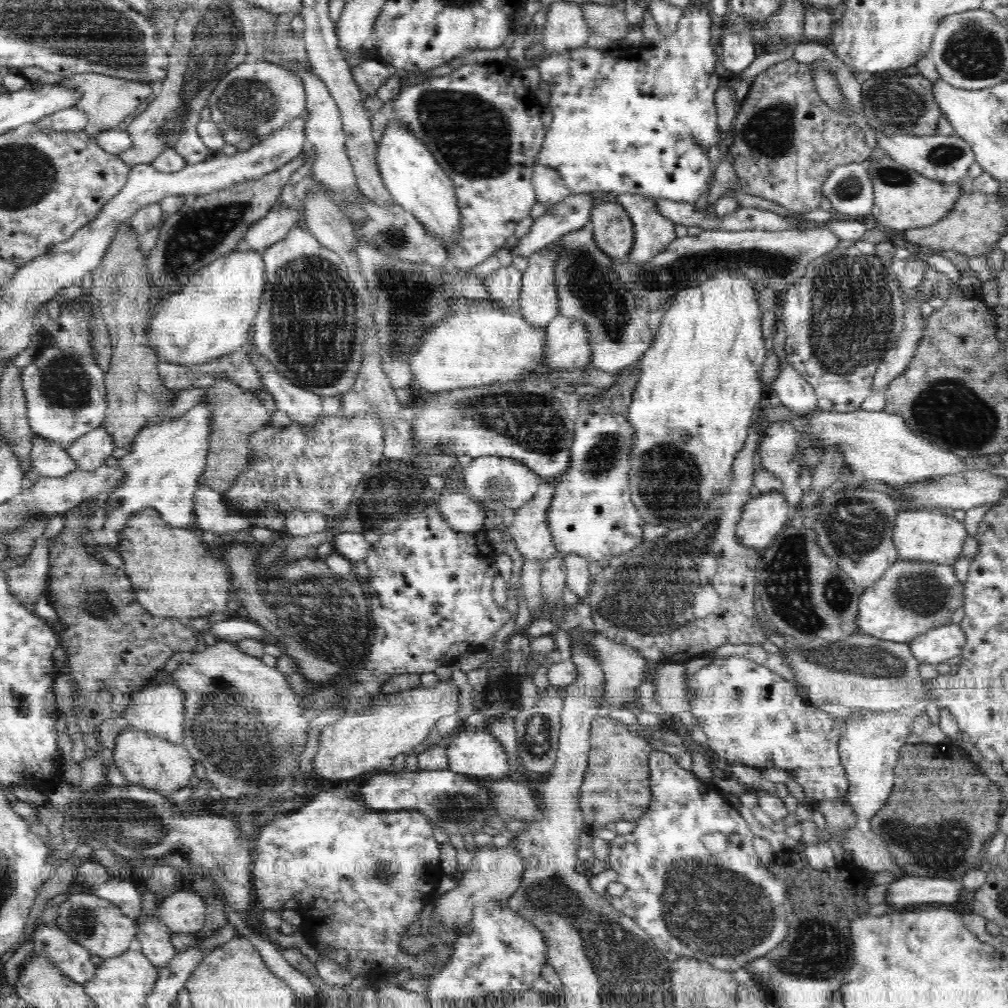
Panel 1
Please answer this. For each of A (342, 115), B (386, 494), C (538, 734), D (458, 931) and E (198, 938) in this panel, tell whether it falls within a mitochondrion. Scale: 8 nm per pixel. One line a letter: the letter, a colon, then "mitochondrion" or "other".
A: other
B: mitochondrion
C: mitochondrion
D: other
E: other

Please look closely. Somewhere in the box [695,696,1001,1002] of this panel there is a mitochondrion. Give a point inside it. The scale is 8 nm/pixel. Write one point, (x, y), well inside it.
(938, 847)

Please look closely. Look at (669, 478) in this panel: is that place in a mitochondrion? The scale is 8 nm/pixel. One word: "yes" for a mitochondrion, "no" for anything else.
yes

